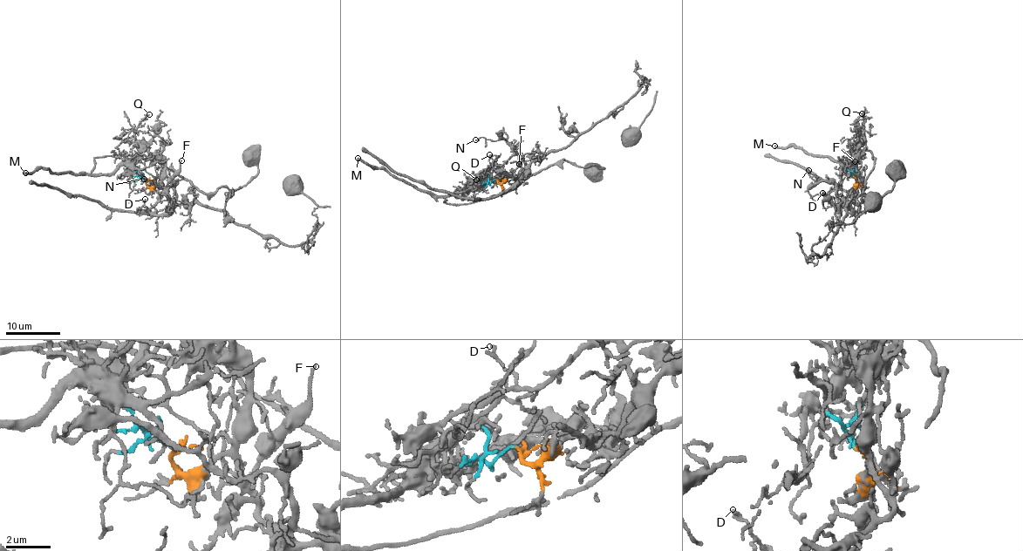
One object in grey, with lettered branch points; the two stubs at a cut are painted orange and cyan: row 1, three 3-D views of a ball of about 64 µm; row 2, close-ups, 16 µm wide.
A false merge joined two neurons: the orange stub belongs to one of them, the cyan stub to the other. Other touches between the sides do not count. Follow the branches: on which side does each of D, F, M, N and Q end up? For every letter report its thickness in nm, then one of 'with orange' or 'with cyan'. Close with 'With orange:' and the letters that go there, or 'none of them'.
D: 160 nm | with orange
F: 100 nm | with orange
M: 320 nm | with cyan
N: 140 nm | with orange
Q: 180 nm | with cyan
With orange: D, F, N

